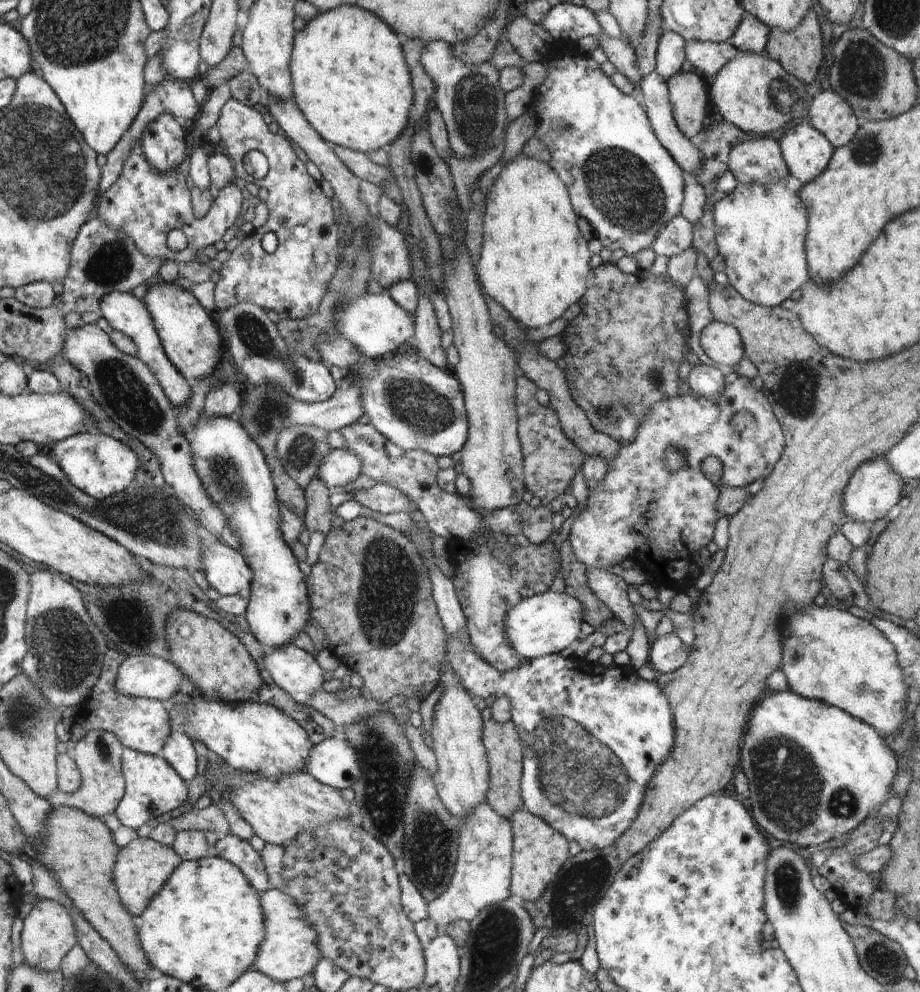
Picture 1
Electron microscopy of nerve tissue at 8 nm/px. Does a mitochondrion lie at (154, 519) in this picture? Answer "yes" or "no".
yes

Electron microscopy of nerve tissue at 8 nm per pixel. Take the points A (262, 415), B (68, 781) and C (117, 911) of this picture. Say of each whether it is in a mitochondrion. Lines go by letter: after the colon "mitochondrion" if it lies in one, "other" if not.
A: mitochondrion
B: other
C: other

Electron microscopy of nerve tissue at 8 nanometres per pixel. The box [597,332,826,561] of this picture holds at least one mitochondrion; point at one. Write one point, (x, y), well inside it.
(712, 458)

